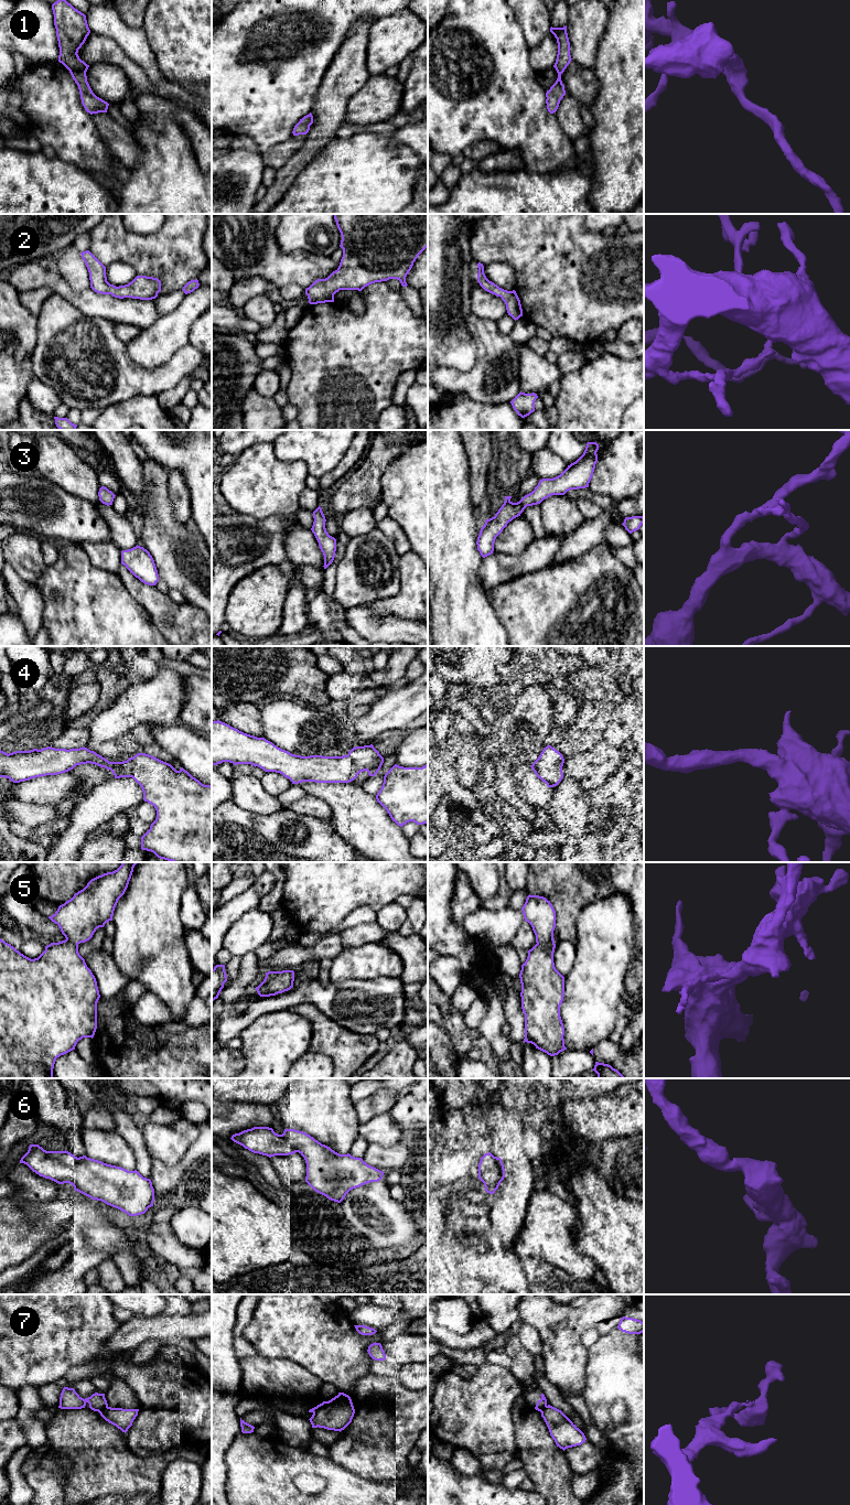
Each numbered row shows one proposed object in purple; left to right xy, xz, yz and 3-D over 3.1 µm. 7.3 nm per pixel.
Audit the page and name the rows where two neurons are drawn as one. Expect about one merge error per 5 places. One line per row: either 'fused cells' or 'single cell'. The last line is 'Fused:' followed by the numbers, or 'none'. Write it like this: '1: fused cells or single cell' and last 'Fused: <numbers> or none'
1: single cell
2: single cell
3: single cell
4: single cell
5: single cell
6: single cell
7: fused cells
Fused: 7

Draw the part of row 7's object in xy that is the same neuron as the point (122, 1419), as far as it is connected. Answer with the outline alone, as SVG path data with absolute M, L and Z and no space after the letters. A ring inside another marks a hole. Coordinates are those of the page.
M106 1407L99 1411L100 1416L109 1423L116 1426L122 1432L127 1432L138 1416L139 1409L122 1409Z

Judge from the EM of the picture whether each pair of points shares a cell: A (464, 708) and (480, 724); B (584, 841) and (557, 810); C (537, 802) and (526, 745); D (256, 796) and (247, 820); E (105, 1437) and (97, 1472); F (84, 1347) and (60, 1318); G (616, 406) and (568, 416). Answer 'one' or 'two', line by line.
A: one
B: one
C: two
D: two
E: one
F: one
G: one

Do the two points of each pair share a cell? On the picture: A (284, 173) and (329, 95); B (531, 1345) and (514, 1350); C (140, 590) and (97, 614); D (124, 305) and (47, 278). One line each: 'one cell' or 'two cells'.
A: one cell
B: two cells
C: two cells
D: one cell

